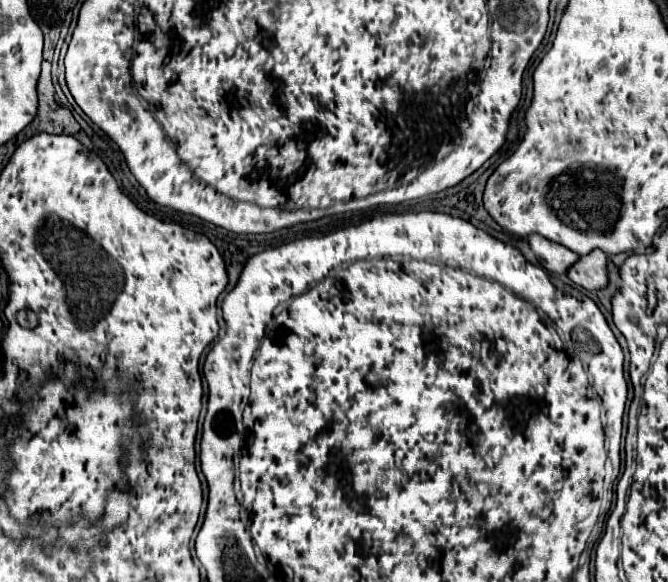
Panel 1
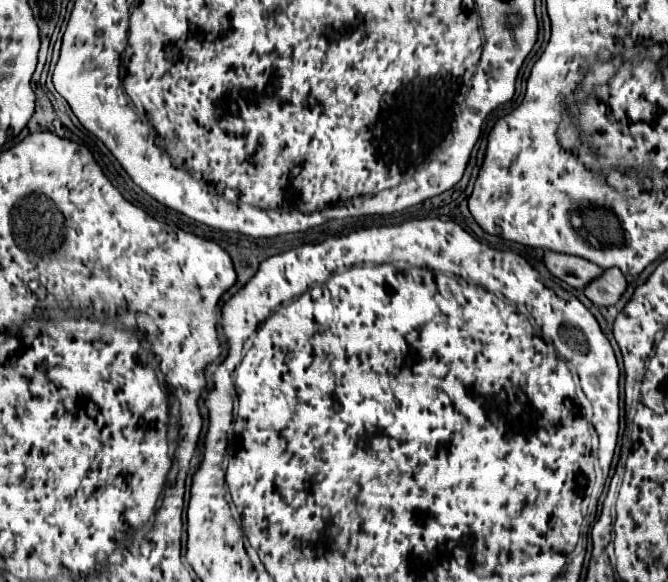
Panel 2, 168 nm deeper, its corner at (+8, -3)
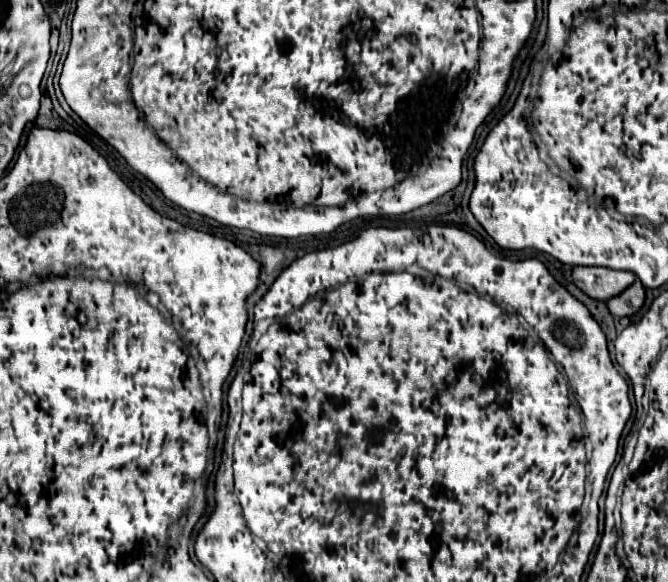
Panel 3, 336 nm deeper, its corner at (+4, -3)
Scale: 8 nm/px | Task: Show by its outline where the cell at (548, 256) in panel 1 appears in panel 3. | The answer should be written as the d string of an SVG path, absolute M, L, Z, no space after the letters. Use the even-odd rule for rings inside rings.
M573 268L573 282L579 290L595 300L609 300L629 288L637 276L633 272L617 272L609 268Z

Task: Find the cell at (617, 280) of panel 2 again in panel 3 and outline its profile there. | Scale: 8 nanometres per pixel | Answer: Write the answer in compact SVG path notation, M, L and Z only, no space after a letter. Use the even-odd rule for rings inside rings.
M639 280L633 286L629 286L623 294L619 294L607 302L609 312L613 316L619 316L619 318L637 314L643 304L645 304L645 288Z

